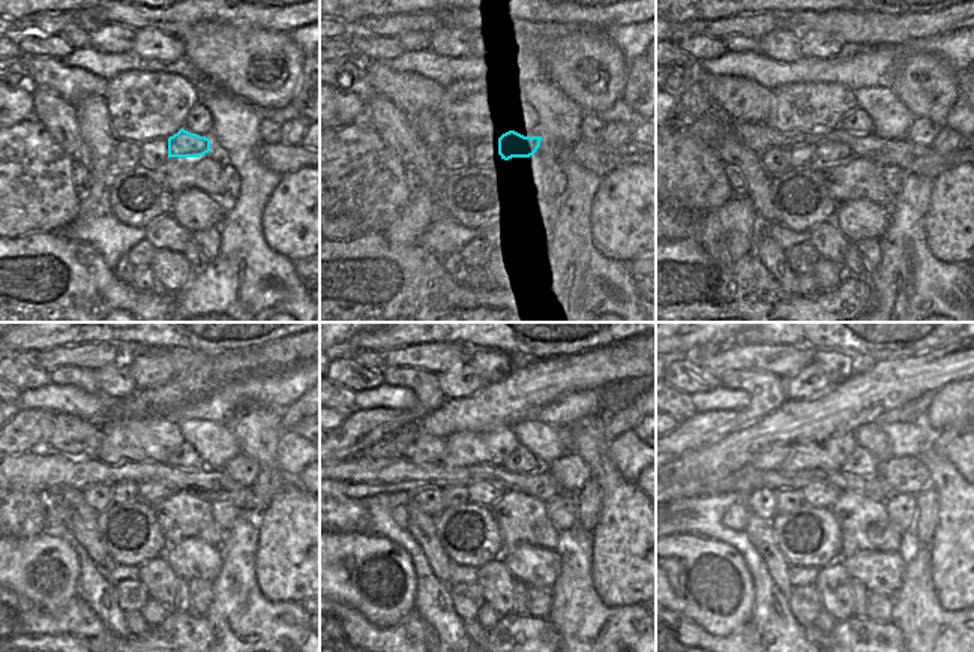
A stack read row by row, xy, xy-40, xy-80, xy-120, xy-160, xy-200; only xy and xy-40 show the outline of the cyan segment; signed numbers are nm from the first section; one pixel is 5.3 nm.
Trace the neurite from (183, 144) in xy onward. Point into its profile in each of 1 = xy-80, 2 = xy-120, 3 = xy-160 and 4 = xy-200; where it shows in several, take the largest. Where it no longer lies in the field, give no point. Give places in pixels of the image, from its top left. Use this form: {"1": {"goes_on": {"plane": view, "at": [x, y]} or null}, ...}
{"1": {"goes_on": {"plane": "xy-80", "at": [832, 155]}}, "2": {"goes_on": {"plane": "xy-120", "at": [152, 492]}}, "3": {"goes_on": {"plane": "xy-160", "at": [482, 493]}}, "4": {"goes_on": {"plane": "xy-200", "at": [818, 493]}}}

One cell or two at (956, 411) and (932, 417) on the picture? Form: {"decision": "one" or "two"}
{"decision": "one"}

